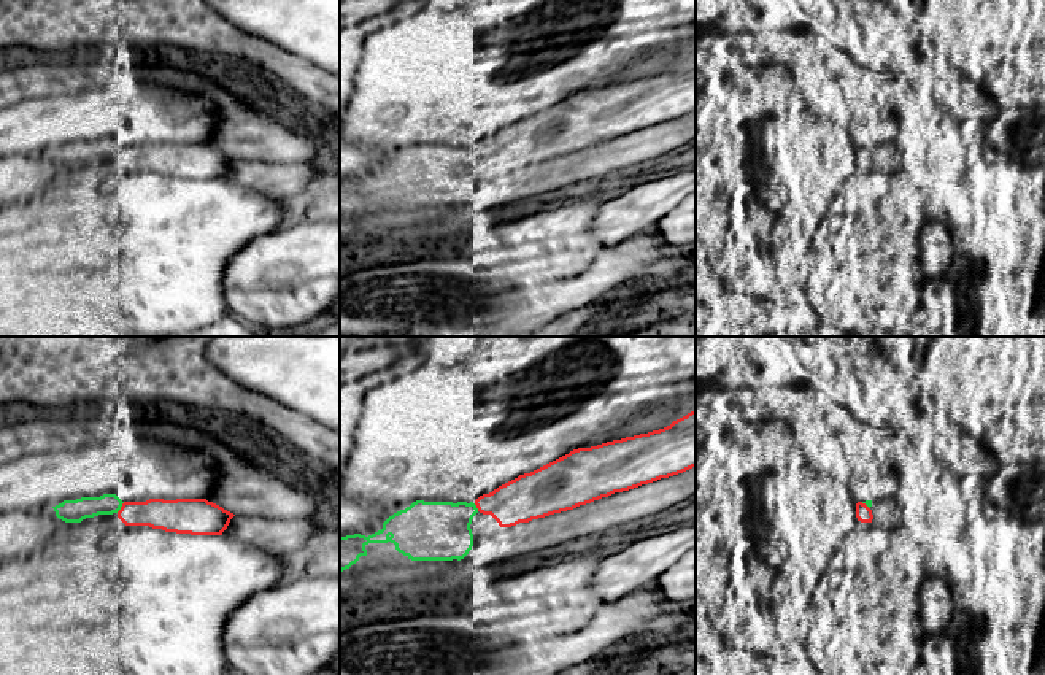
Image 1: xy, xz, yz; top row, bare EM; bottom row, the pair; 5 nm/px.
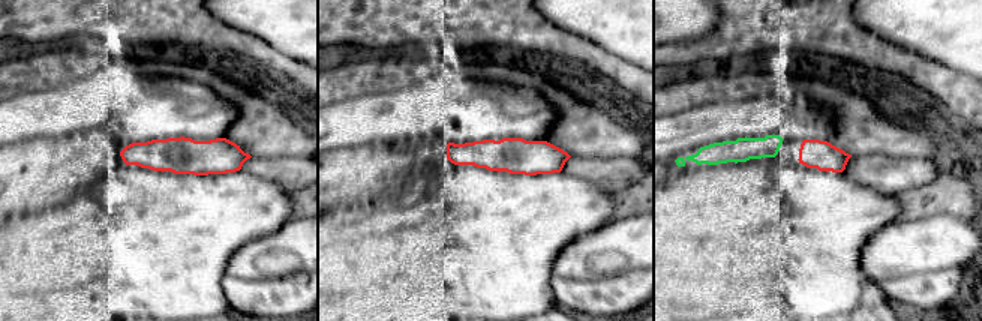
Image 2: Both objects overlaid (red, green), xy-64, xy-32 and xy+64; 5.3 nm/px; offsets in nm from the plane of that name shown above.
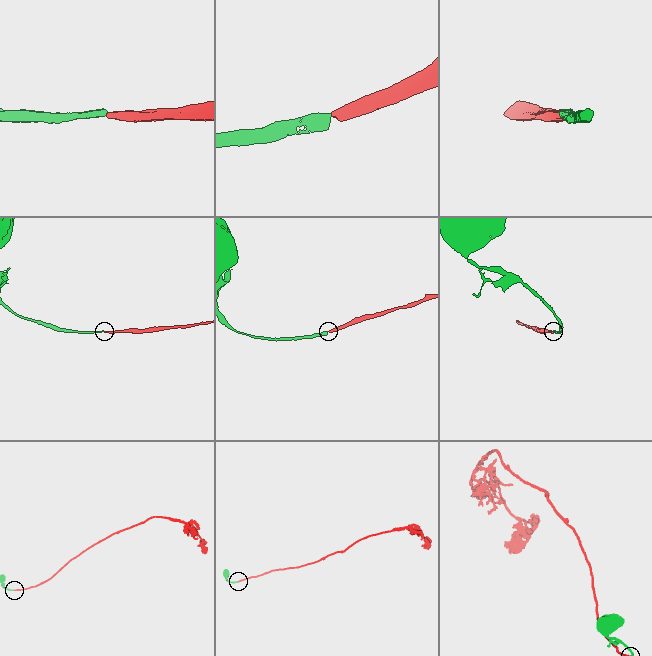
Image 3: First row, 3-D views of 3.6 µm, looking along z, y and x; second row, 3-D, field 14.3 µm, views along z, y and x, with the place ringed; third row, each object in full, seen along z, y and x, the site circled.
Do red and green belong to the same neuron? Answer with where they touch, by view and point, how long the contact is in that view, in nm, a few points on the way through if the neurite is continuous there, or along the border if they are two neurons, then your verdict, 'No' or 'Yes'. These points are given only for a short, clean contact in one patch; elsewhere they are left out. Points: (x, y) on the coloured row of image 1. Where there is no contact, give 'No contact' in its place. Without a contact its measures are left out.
Touches red at xy (121, 507). Shared border 70 nm. Path across: xy (169, 515), (129, 513), (121, 507), (83, 507), (77, 510). Yes

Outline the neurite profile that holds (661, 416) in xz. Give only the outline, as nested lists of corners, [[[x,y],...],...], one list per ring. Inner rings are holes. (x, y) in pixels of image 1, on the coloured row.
[[[696,391],[683,394],[670,403],[662,403],[659,407],[654,407],[653,410],[640,413],[621,422],[616,427],[605,429],[605,434],[602,437],[586,443],[583,448],[591,448],[607,442],[664,429],[670,426],[673,421],[686,416],[694,410],[696,410]]]

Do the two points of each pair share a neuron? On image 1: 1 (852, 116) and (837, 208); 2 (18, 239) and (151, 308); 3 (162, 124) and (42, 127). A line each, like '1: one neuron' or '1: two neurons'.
1: two neurons
2: one neuron
3: one neuron

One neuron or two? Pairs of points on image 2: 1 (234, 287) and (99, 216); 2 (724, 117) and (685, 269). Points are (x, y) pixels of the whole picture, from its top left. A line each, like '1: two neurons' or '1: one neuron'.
1: two neurons
2: two neurons

